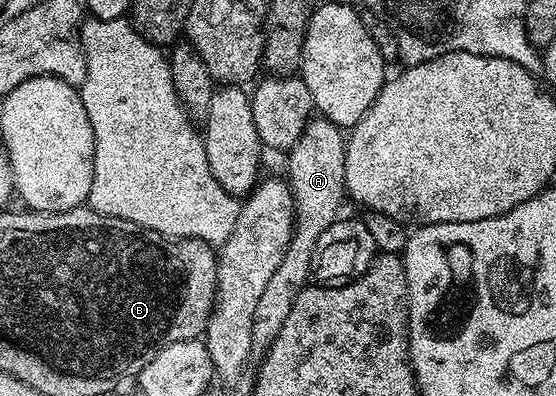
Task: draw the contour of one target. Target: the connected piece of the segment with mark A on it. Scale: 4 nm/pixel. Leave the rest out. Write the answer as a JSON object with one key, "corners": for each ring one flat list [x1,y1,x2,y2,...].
{"corners":[[316,115,302,131,298,143,294,143,294,147,287,150,288,174,286,174,286,180,292,188,292,198,296,204,296,221,292,224,292,238,286,247,286,255,282,255,282,263,278,263,274,275,270,275,270,280,266,282,262,296,258,298,258,307,254,310,254,327,250,337,251,360,253,362,259,363,268,354,272,340,278,335,278,331,282,331,282,323,286,323,286,318,290,316,290,307,294,307,294,299,298,299,300,292,308,288,312,275,314,247,318,247,318,239,322,235,322,231,326,231,326,227,330,227,341,216,340,204,346,201,344,187,345,144,346,137,341,126]]}

